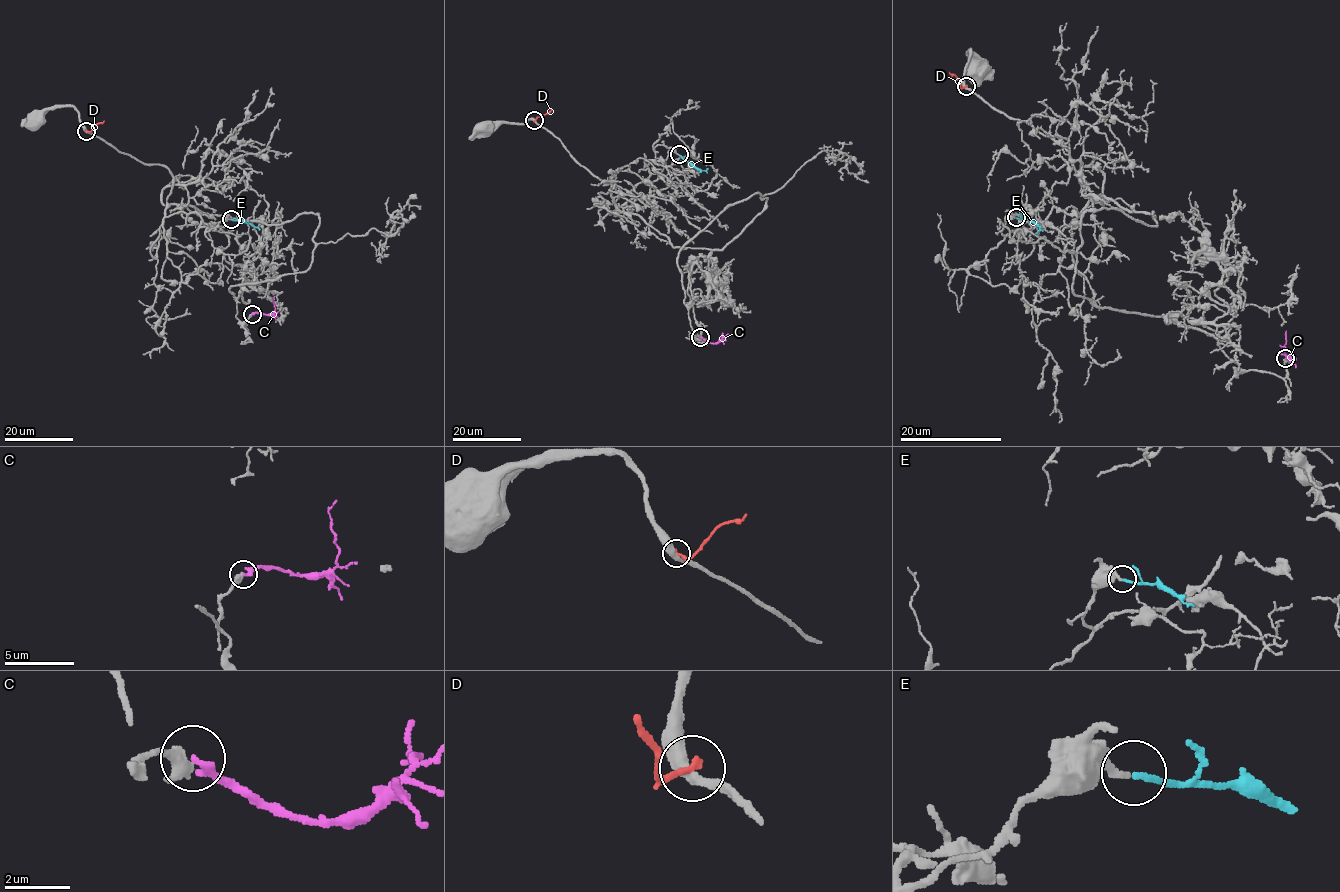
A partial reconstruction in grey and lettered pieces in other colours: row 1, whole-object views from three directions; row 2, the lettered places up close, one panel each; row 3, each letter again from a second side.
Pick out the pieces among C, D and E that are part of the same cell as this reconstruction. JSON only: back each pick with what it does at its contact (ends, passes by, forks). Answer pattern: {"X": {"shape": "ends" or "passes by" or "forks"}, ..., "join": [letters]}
{"E": {"shape": "ends"}, "join": ["E"]}

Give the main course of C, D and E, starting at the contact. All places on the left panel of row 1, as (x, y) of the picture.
C: (251, 314), (272, 314), (275, 309), (274, 296)
D: (86, 131), (104, 120)
E: (231, 219), (244, 221), (260, 229)

